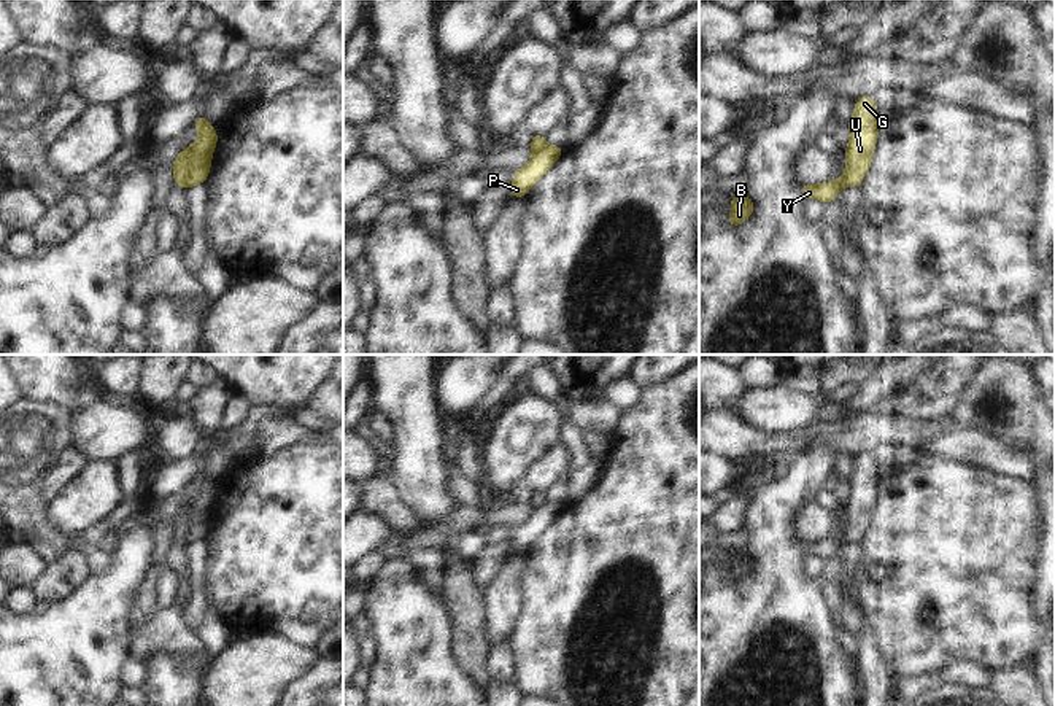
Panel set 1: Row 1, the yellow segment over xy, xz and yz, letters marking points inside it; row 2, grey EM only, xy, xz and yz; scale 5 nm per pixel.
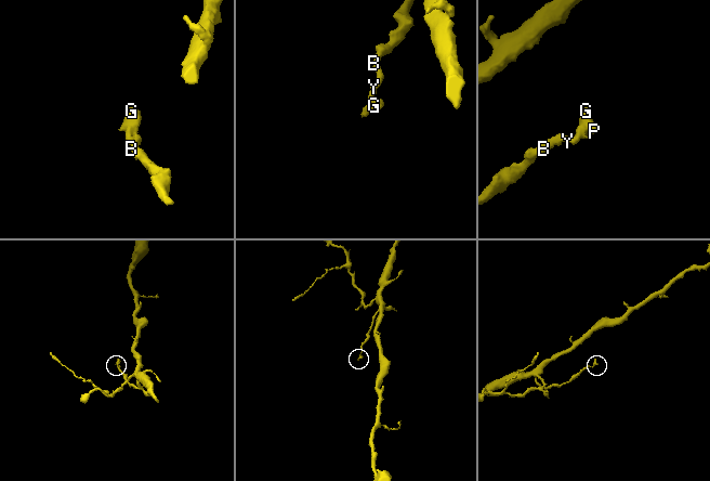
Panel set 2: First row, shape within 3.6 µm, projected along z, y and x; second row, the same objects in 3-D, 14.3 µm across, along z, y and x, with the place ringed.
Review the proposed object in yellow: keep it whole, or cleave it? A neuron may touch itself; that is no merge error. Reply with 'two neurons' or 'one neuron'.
two neurons

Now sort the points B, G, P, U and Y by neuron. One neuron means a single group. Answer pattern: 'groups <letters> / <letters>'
groups B Y / G P U

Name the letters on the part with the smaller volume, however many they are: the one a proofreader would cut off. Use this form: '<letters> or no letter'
G, P, U

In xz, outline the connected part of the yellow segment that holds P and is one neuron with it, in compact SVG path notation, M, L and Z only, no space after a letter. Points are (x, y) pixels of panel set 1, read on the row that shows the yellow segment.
M545 146L543 149L532 153L531 161L515 170L515 178L510 183L510 197L524 197L531 186L559 159L566 151L566 146Z

